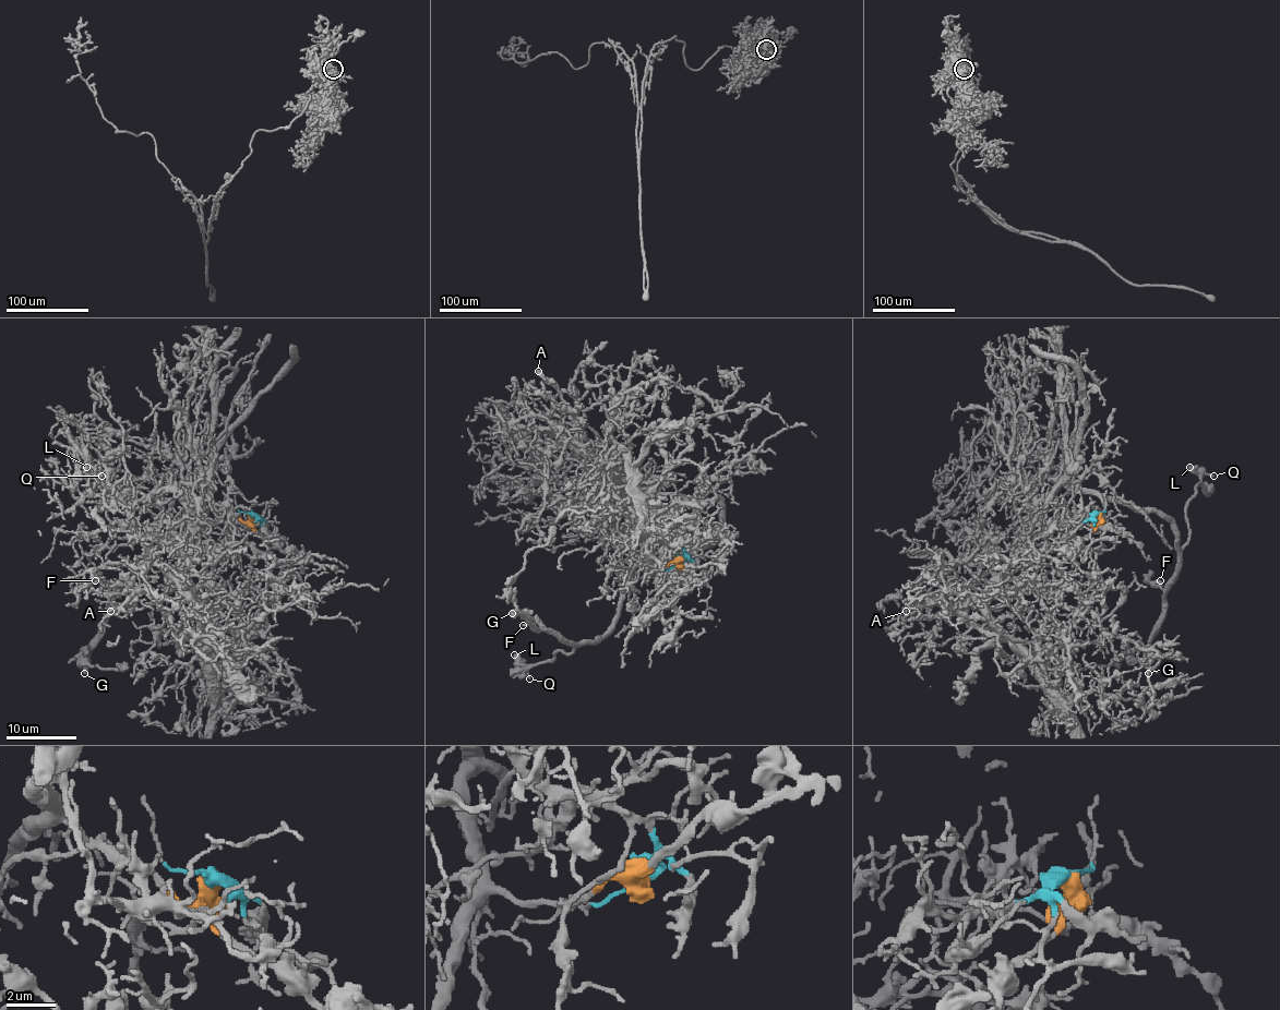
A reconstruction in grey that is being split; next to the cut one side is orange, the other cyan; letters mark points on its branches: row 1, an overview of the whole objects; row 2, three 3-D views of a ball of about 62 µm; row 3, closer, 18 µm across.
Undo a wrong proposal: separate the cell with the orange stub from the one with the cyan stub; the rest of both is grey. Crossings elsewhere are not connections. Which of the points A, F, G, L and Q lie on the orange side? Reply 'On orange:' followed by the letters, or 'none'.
On orange: F, G, L, Q

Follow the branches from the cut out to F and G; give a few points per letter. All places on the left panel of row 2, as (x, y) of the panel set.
F: (251, 514), (242, 521), (206, 496), (174, 525), (166, 541), (118, 590), (95, 579)
G: (251, 514), (242, 521), (206, 496), (174, 525), (143, 570), (112, 601), (84, 674)

